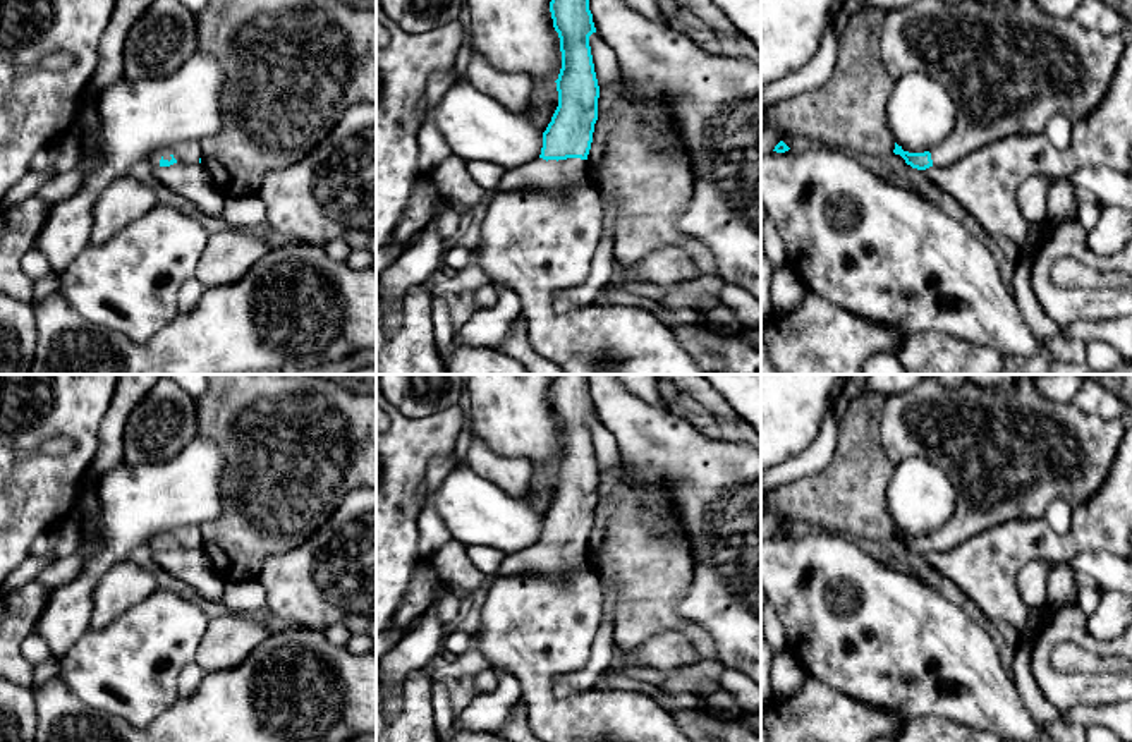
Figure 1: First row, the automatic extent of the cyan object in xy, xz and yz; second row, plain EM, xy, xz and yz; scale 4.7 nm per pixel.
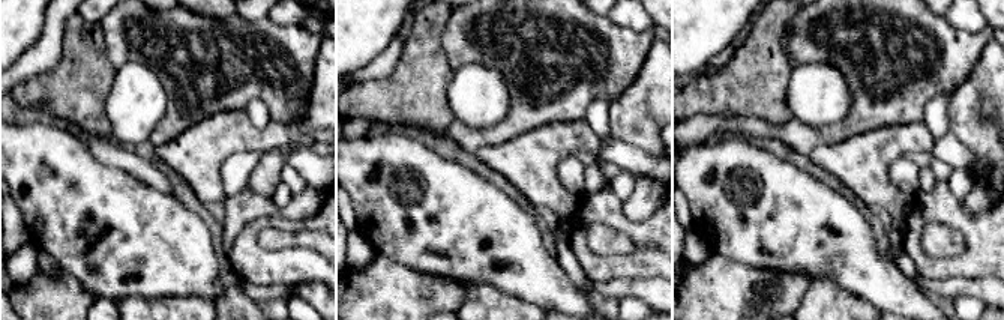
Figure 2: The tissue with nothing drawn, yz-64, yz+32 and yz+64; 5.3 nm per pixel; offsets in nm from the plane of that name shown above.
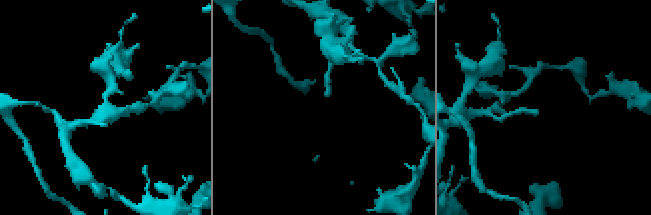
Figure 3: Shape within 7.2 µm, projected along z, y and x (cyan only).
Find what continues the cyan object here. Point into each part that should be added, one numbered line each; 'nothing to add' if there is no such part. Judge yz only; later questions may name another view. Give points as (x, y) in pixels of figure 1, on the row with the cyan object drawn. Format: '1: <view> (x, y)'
1: yz (1009, 67)

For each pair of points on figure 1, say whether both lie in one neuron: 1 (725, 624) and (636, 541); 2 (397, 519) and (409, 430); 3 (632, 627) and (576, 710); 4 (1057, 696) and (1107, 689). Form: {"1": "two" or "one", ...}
{"1": "two", "2": "one", "3": "two", "4": "one"}

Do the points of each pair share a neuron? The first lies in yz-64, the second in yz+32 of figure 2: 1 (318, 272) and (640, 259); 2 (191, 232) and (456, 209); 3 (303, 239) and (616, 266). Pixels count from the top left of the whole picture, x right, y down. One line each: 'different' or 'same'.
1: same
2: same
3: different

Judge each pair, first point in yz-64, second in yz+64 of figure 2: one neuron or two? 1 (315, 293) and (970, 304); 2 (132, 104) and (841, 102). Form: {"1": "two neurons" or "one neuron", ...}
{"1": "two neurons", "2": "one neuron"}

